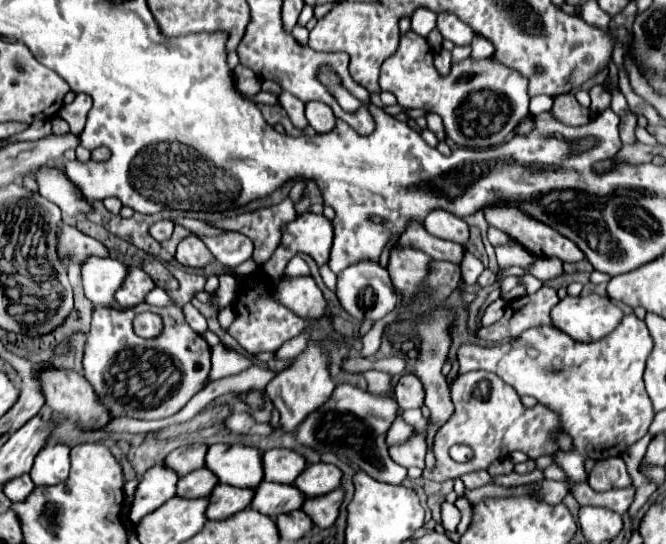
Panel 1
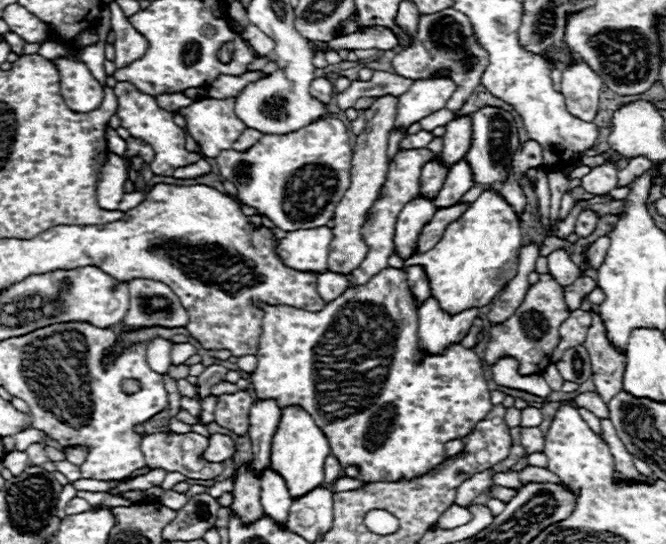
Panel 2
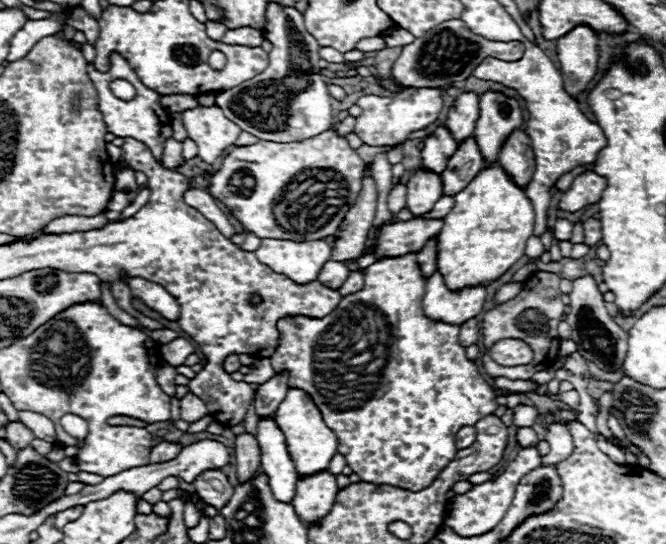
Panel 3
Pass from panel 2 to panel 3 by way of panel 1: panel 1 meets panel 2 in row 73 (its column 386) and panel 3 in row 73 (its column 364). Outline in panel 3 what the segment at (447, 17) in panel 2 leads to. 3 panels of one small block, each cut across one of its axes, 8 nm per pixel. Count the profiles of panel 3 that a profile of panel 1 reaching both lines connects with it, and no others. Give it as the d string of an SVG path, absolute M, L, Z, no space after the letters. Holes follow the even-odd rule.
M446 20L444 24L438 24L436 28L426 32L426 36L402 48L400 56L392 64L392 76L406 88L440 88L470 78L472 70L488 56L514 62L520 60L522 54L524 44L520 42L490 42L470 32L470 28L462 20Z

